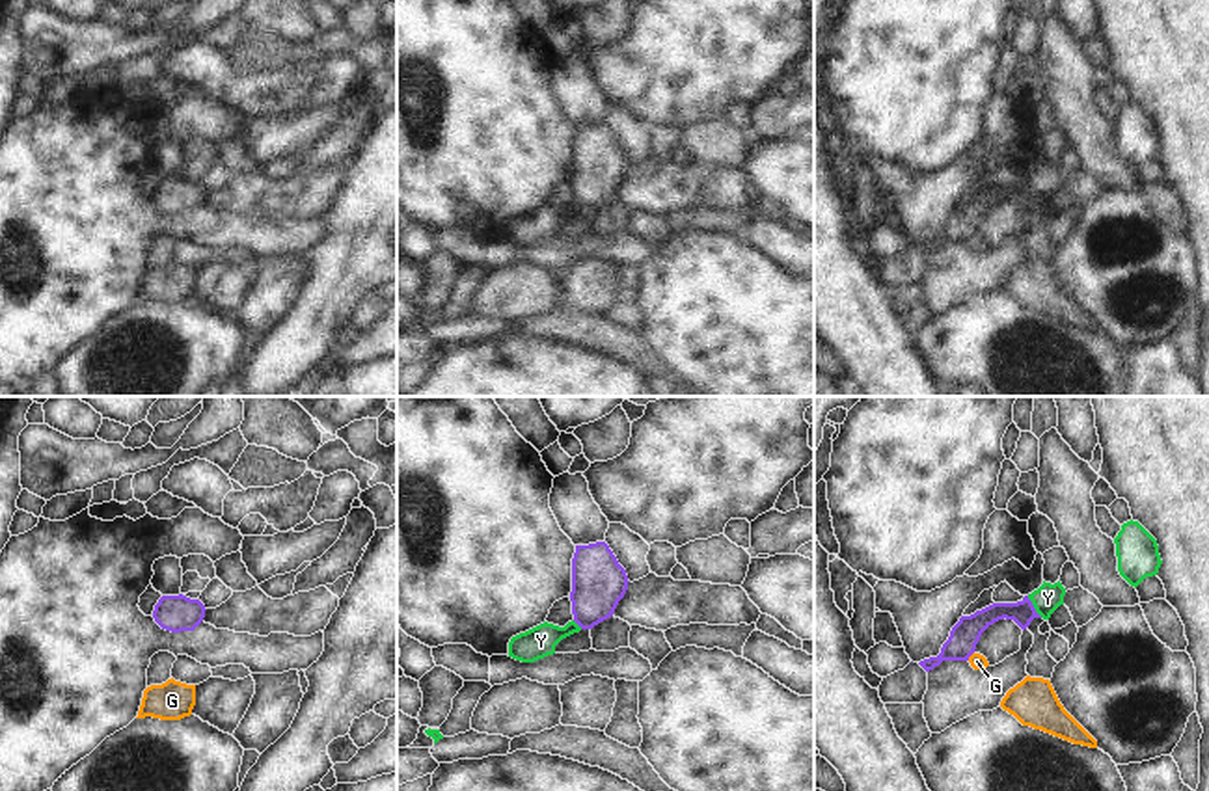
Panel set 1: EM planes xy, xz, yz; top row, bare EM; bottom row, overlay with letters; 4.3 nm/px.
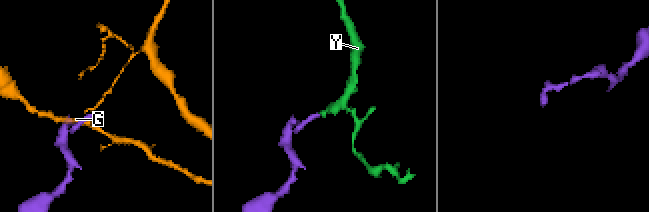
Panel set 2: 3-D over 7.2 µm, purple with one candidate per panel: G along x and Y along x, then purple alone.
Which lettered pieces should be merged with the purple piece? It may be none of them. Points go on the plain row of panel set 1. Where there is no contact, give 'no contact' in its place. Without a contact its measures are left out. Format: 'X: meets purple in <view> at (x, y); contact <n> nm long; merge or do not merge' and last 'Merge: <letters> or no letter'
G: meets purple in yz at (971, 237); contact 50 nm long; do not merge
Y: meets purple in yz at (1032, 190); contact 120 nm long; merge
Merge: Y

